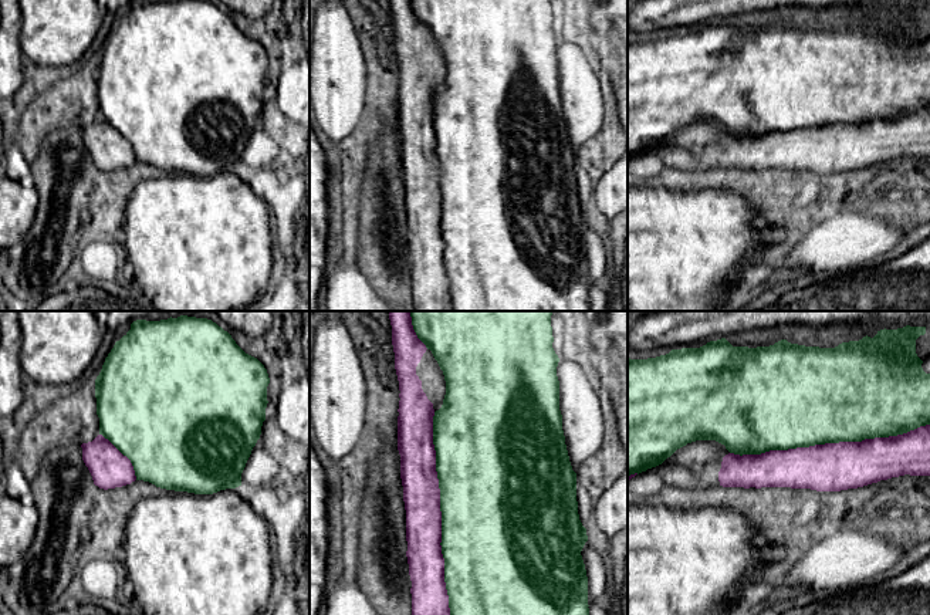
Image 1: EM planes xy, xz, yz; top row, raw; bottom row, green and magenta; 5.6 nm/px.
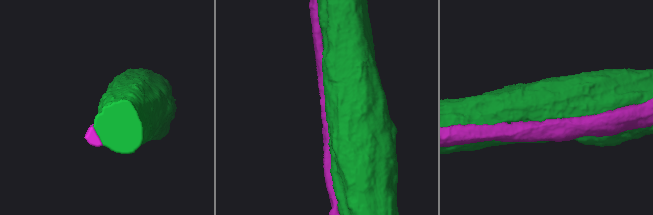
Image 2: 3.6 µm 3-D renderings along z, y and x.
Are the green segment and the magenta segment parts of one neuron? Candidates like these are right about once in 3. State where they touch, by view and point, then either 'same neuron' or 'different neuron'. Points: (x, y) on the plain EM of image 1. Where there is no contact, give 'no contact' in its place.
meets green in xz at (442, 202); different neuron

